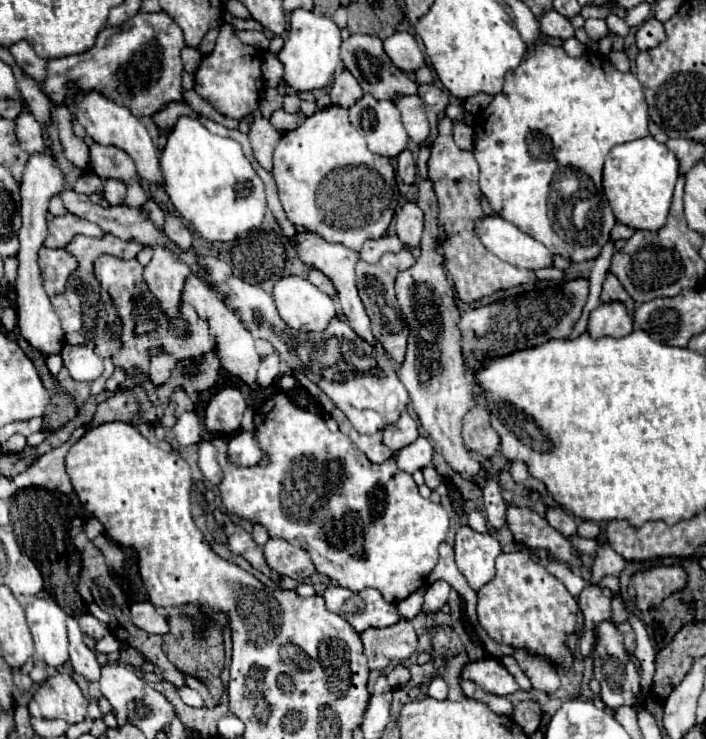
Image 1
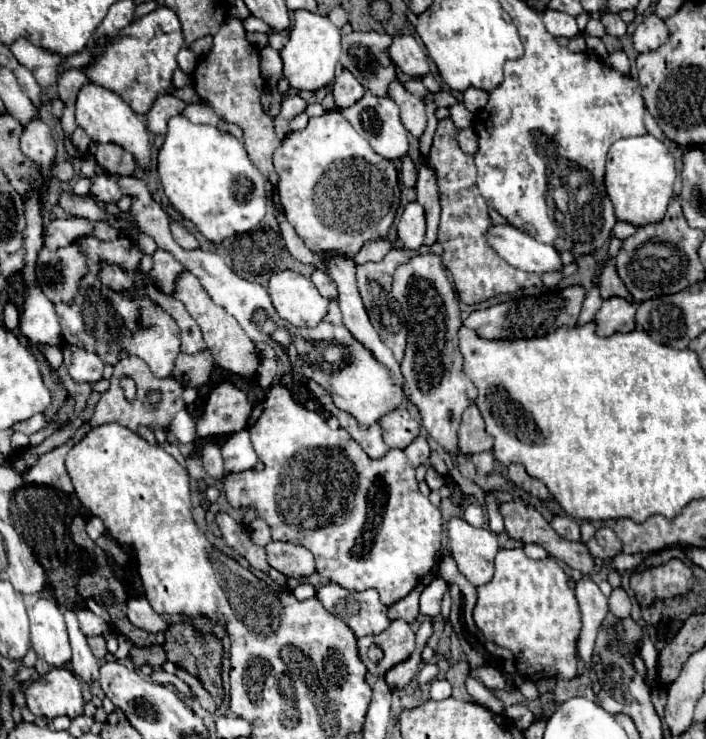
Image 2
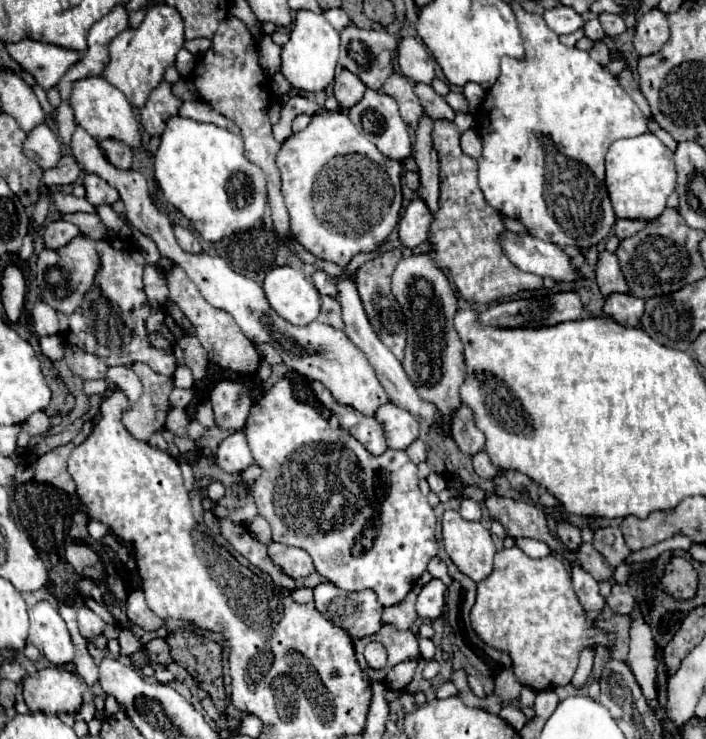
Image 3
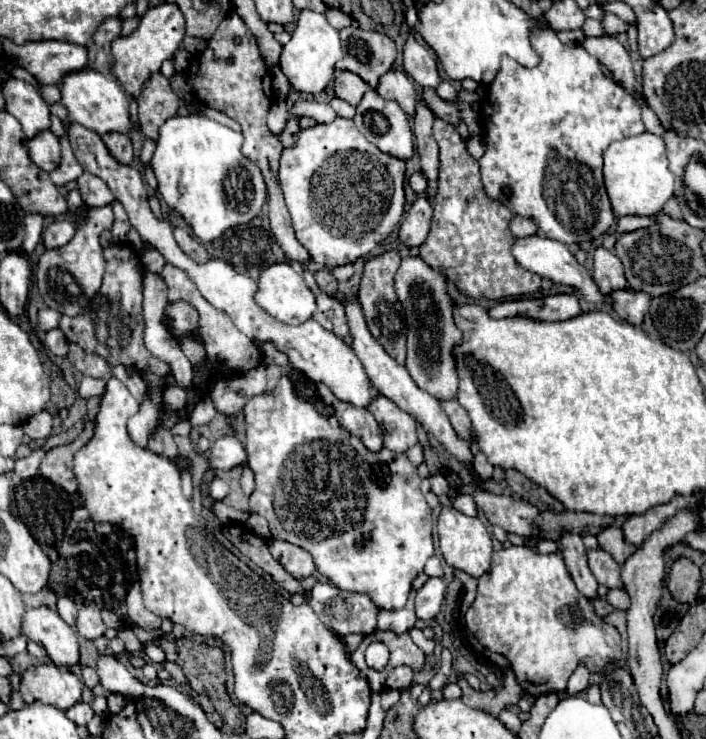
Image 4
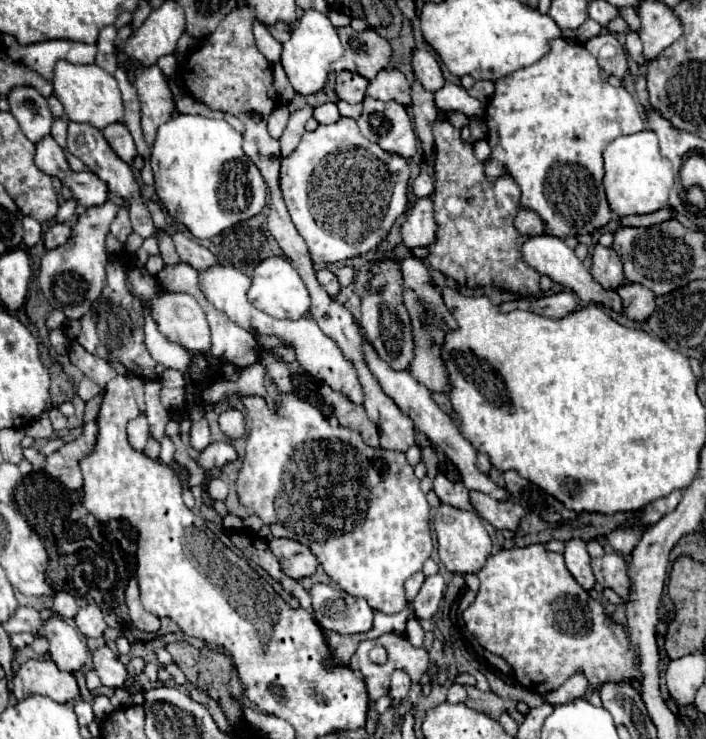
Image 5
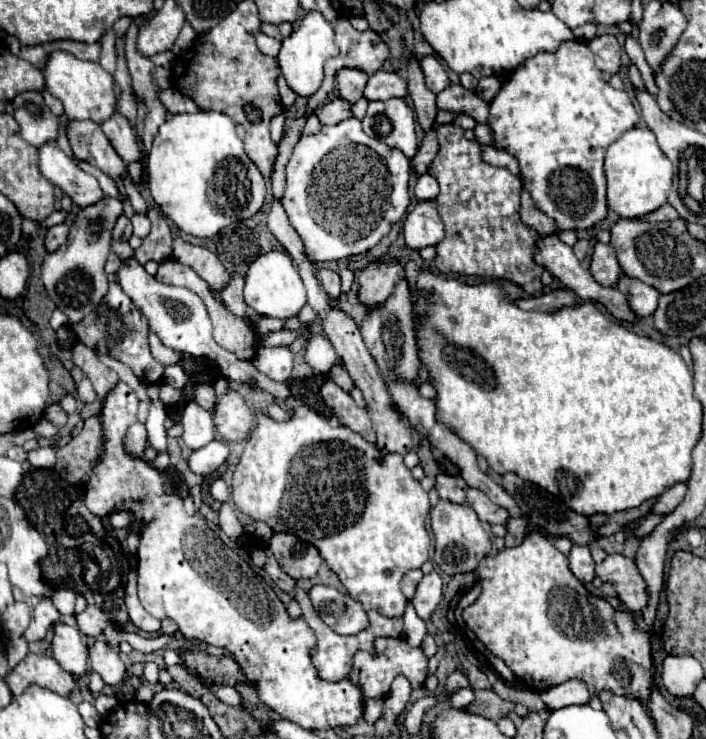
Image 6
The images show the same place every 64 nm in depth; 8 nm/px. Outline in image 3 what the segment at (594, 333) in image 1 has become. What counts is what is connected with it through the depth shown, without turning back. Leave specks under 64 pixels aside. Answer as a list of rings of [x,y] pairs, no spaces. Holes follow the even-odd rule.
[[[612,294],[604,302],[604,316],[612,318],[620,326],[638,326],[638,318],[642,316],[644,310],[644,300],[636,298],[630,294]]]

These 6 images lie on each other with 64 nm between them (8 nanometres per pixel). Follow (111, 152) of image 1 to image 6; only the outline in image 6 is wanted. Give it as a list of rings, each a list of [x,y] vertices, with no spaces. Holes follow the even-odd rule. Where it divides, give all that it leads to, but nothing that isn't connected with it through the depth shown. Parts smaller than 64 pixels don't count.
[[[114,114],[114,118],[102,122],[102,132],[110,140],[112,148],[118,152],[118,156],[130,164],[140,158],[138,144],[134,140],[134,130],[130,128],[128,120],[122,114]]]

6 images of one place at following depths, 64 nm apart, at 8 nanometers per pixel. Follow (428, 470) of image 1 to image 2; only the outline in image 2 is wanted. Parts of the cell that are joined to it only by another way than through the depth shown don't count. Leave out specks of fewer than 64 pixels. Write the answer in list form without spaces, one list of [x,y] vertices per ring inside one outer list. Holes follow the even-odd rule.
[[[426,466],[428,472],[426,472],[426,484],[430,486],[430,490],[440,490],[440,486],[444,484],[444,478],[432,468],[432,466]]]

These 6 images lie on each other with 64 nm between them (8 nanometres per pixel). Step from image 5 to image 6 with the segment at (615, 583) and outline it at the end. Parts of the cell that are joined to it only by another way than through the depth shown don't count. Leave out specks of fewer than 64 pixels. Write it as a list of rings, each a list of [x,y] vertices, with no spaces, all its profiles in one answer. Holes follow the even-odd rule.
[[[610,554],[604,558],[604,562],[596,564],[596,576],[616,588],[618,598],[626,604],[628,610],[640,610],[646,606],[646,584],[634,566],[634,560],[622,554]]]

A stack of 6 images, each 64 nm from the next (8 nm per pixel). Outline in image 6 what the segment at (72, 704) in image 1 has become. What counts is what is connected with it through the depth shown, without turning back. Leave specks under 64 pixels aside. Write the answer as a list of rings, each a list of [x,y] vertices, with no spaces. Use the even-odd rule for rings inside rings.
[[[28,654],[12,674],[6,676],[8,686],[14,696],[20,696],[28,686],[48,688],[58,696],[68,696],[76,690],[76,680],[72,674],[64,672],[52,656]]]

